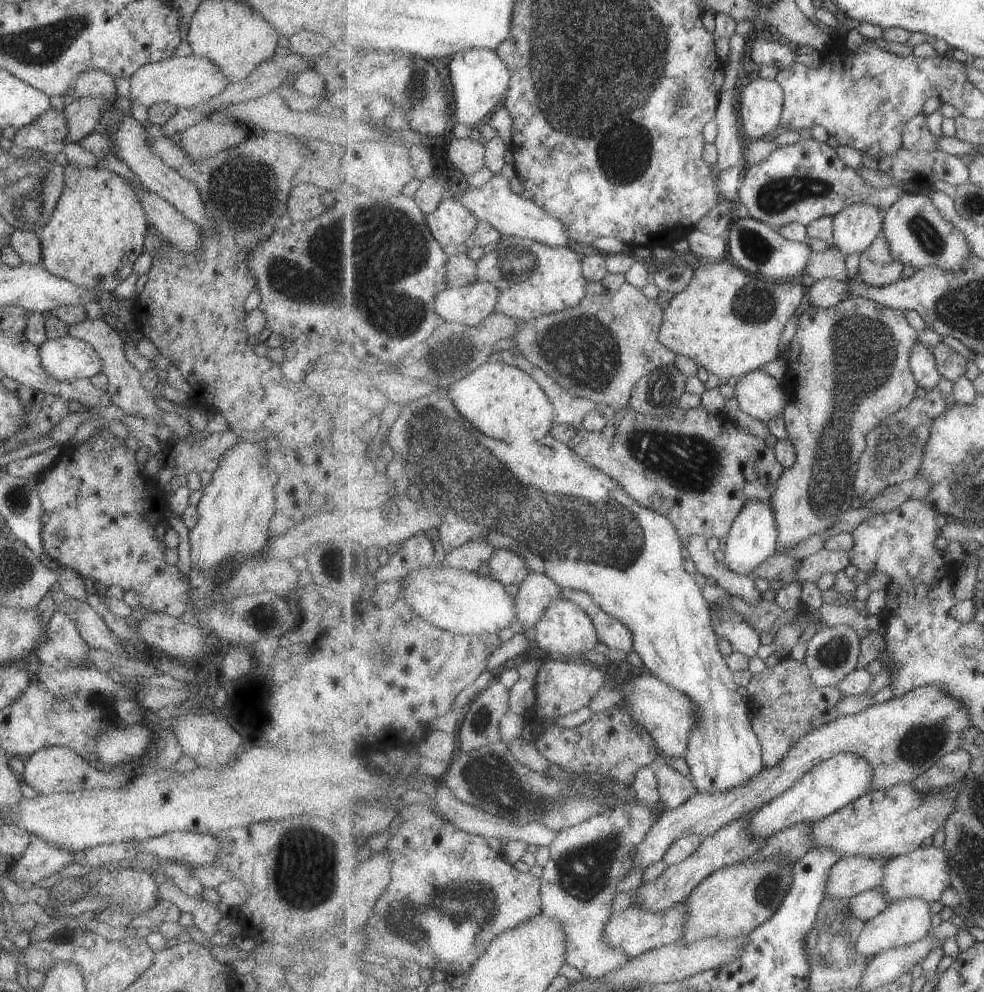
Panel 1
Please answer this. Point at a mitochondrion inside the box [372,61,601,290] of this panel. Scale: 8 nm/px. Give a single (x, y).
(518, 263)

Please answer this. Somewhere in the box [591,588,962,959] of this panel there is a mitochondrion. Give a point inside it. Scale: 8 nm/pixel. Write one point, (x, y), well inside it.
(918, 744)

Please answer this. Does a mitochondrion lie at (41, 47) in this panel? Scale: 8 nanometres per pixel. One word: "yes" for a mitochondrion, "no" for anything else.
yes

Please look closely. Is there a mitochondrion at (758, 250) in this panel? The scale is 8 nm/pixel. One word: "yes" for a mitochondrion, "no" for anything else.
yes

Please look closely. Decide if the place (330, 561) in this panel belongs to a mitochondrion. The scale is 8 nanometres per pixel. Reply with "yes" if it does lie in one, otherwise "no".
no

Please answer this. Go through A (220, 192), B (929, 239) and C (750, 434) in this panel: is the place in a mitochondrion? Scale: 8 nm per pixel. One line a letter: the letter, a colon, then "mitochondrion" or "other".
A: mitochondrion
B: mitochondrion
C: other

